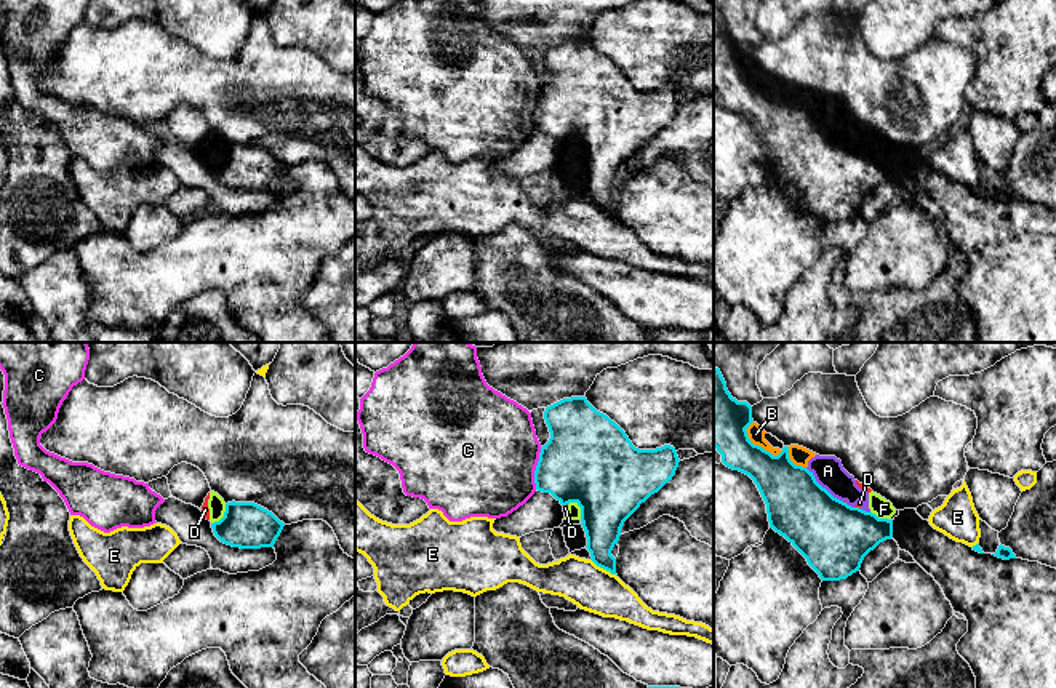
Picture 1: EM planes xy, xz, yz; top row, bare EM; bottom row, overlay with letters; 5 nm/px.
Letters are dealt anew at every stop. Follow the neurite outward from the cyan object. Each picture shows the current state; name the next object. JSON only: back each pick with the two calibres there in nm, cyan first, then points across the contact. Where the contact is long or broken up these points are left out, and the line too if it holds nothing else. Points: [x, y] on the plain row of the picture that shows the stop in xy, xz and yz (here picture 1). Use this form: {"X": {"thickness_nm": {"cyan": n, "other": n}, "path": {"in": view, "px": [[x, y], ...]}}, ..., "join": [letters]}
{"join": []}

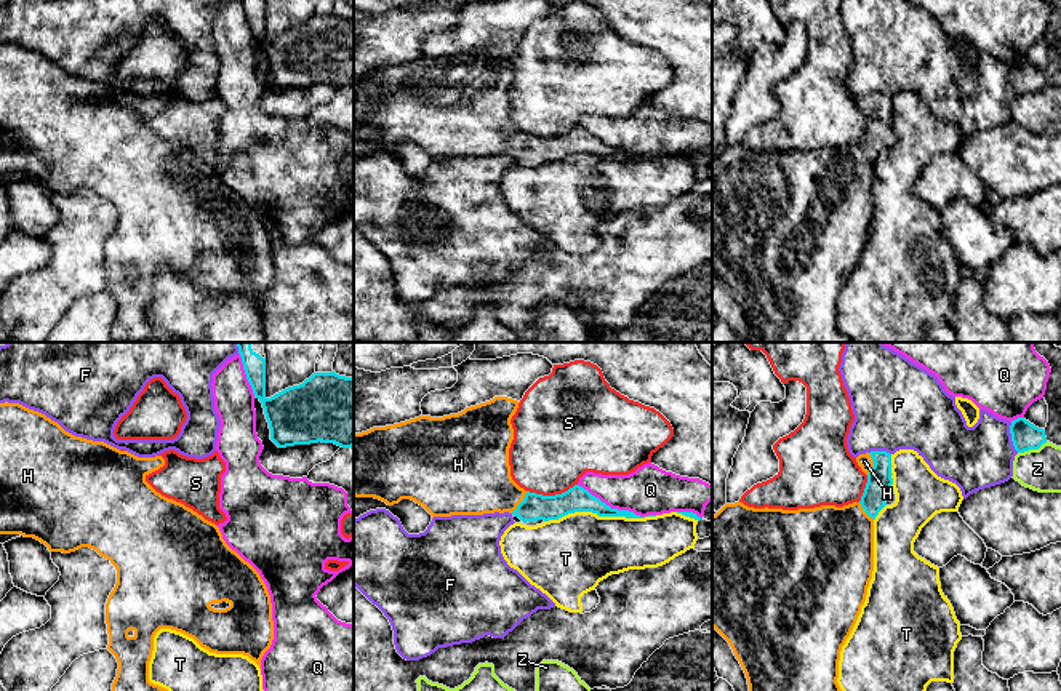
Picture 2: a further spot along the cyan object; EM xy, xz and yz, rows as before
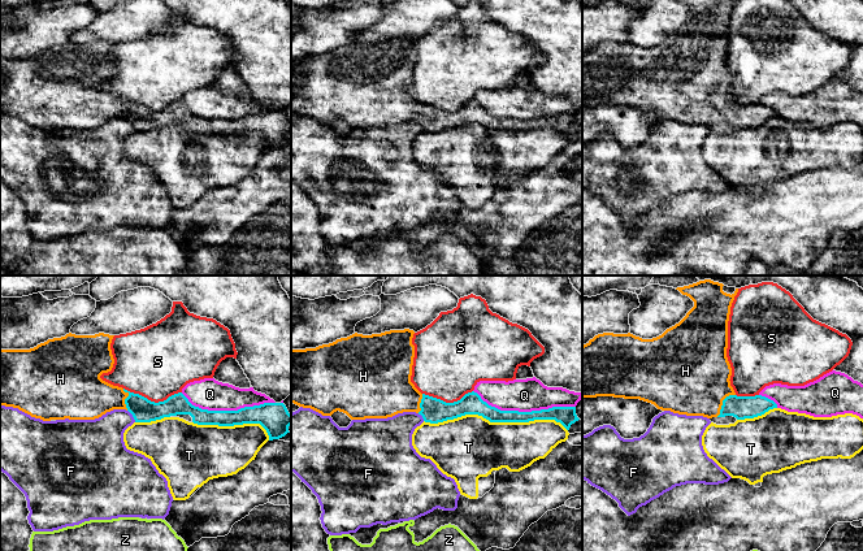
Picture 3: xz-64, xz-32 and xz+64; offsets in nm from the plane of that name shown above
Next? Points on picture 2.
{"H": {"thickness_nm": {"cyan": 140, "other": 340}}, "join": ["H"]}

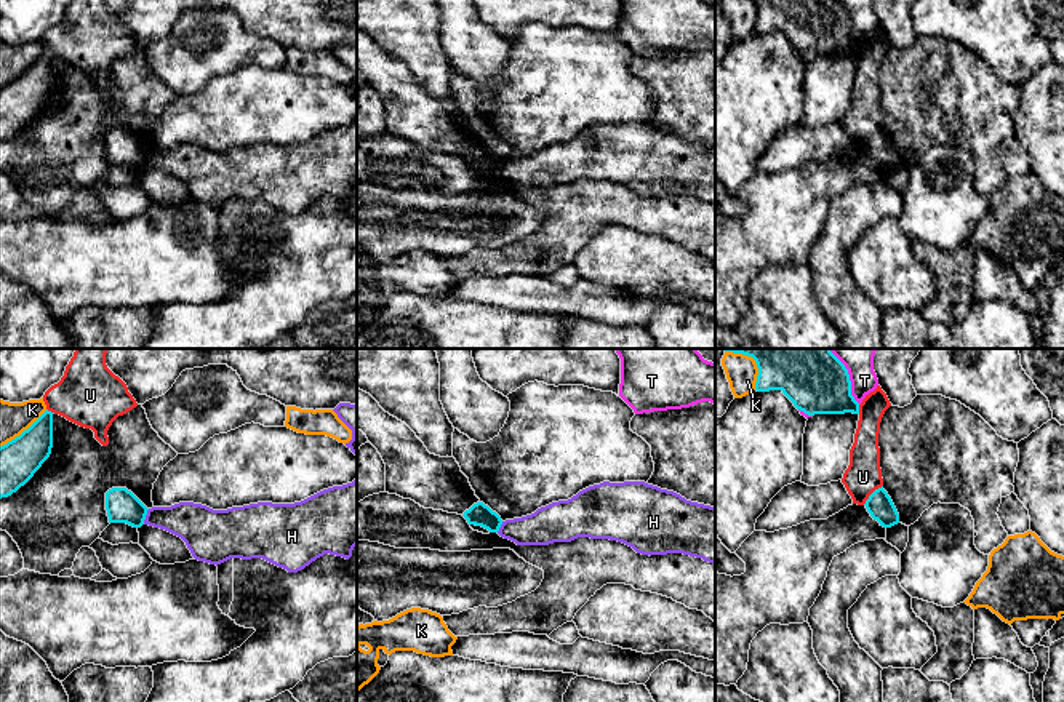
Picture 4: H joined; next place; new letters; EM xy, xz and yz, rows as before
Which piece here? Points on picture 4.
{"join": []}

